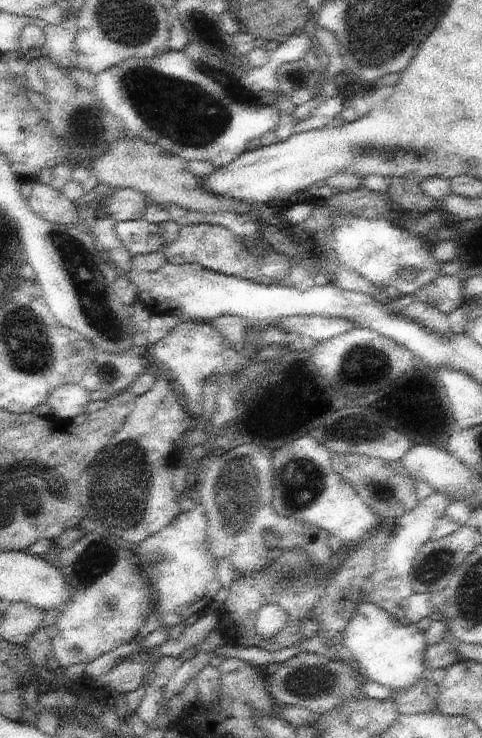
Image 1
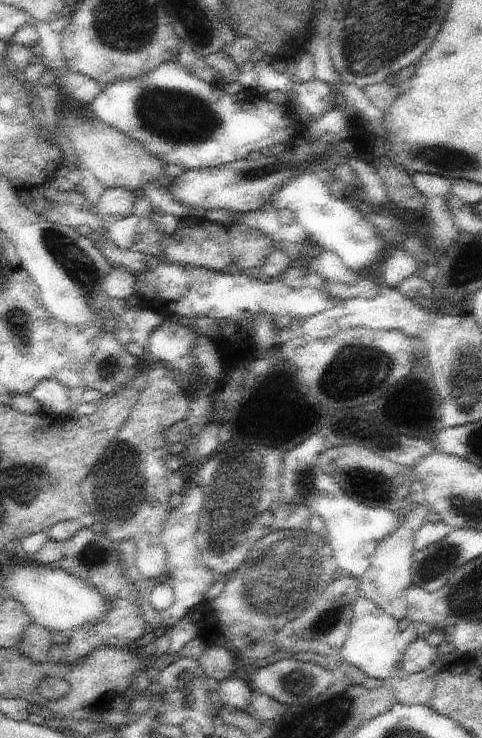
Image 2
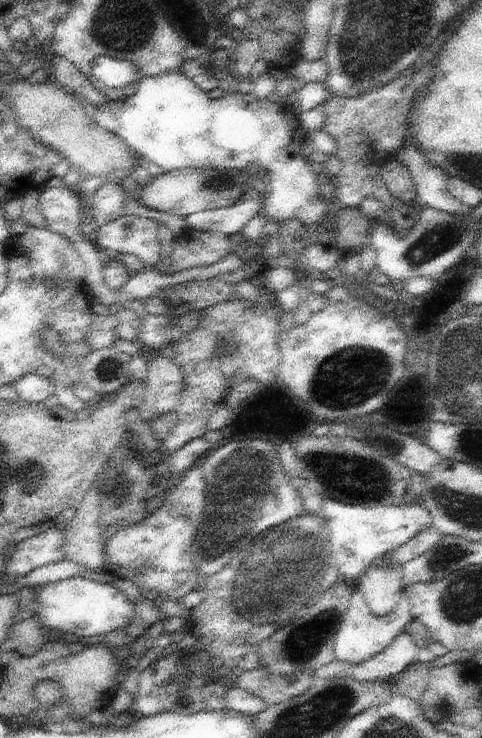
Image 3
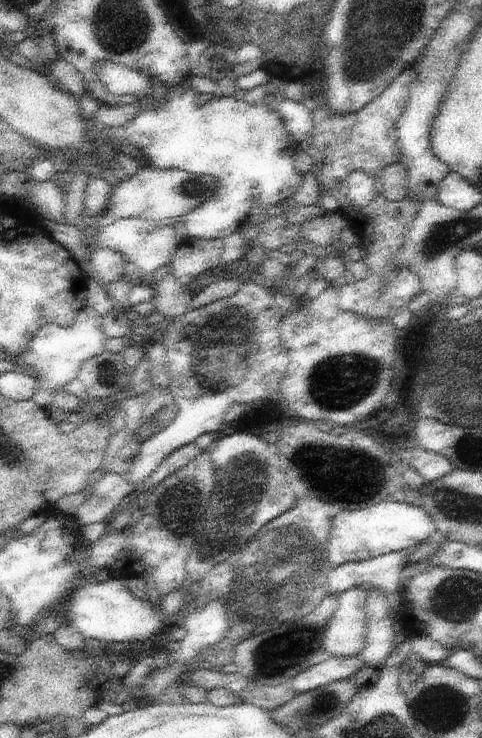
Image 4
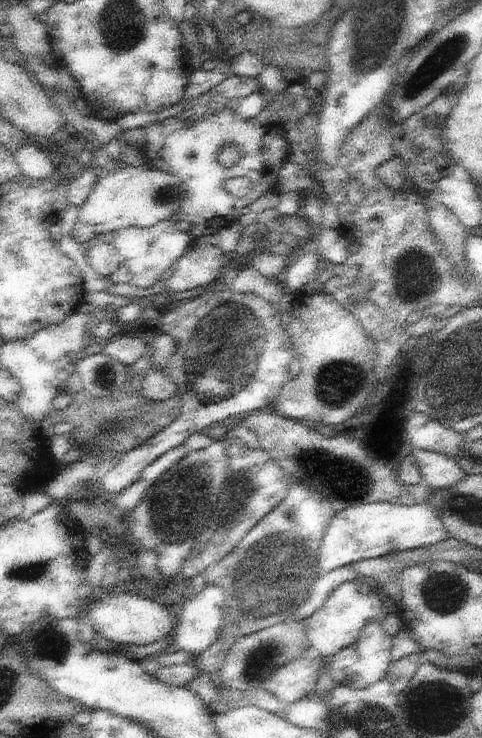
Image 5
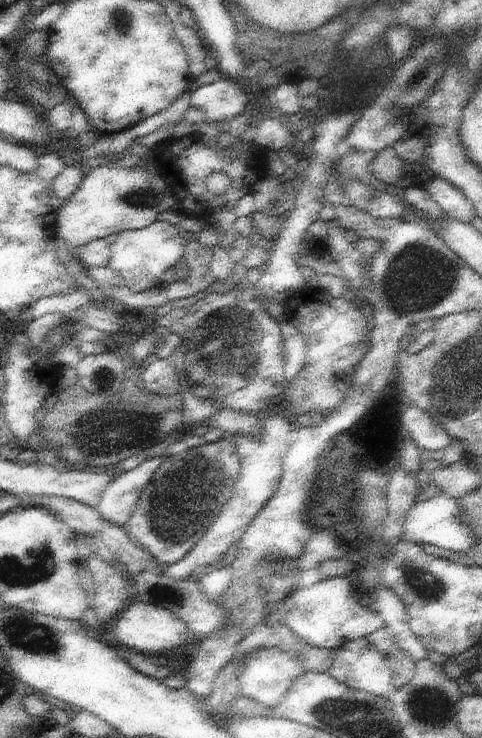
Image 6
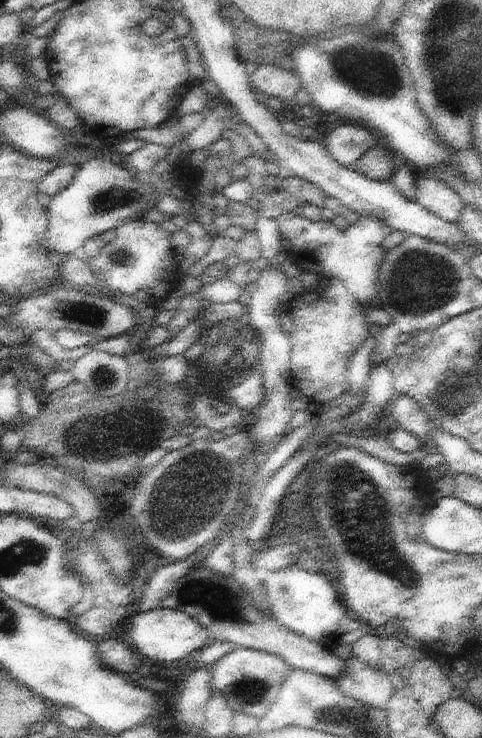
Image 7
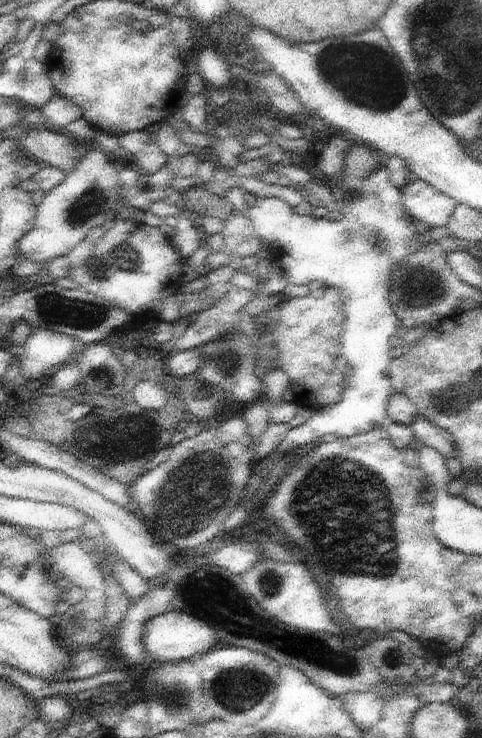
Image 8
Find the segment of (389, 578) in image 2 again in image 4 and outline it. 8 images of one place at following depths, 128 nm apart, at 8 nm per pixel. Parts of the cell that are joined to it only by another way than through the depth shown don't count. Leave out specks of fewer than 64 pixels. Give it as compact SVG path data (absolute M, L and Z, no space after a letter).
M368 588L366 605L368 616L368 636L366 648L358 654L357 658L364 660L360 672L349 678L358 686L374 686L381 677L381 668L384 668L386 658L394 648L395 620L390 616L389 594L380 588Z

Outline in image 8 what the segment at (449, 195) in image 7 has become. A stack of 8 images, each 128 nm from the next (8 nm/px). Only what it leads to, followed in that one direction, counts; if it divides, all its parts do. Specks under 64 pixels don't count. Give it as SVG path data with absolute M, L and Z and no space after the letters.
M412 177L409 183L401 188L402 204L406 210L419 221L426 223L429 227L447 226L448 222L452 220L452 214L458 208L458 201L442 194L440 190L436 190L428 182L422 179Z

